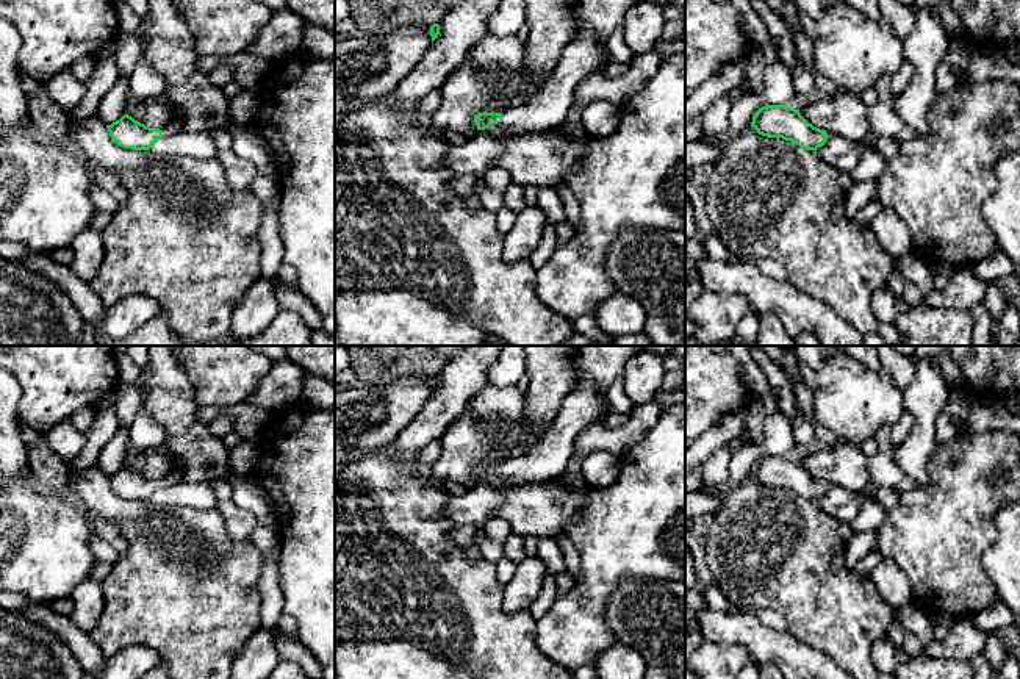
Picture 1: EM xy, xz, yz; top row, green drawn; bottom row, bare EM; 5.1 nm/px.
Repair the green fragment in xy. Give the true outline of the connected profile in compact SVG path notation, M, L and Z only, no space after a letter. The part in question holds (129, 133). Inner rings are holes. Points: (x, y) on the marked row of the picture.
M178 110L172 111L172 120L163 130L145 127L128 114L106 125L106 128L117 146L133 150L149 150L160 138L181 130L183 114Z

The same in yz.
M765 105L752 117L751 127L767 138L782 138L806 149L817 150L828 141L828 133L809 124L799 110L785 105Z

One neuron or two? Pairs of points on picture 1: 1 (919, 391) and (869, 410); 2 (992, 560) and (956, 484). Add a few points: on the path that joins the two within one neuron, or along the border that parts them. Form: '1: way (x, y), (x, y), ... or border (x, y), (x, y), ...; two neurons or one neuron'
1: border (901, 395), (906, 407); two neurons
2: border (997, 512), (995, 540), (981, 559), (991, 584); two neurons

